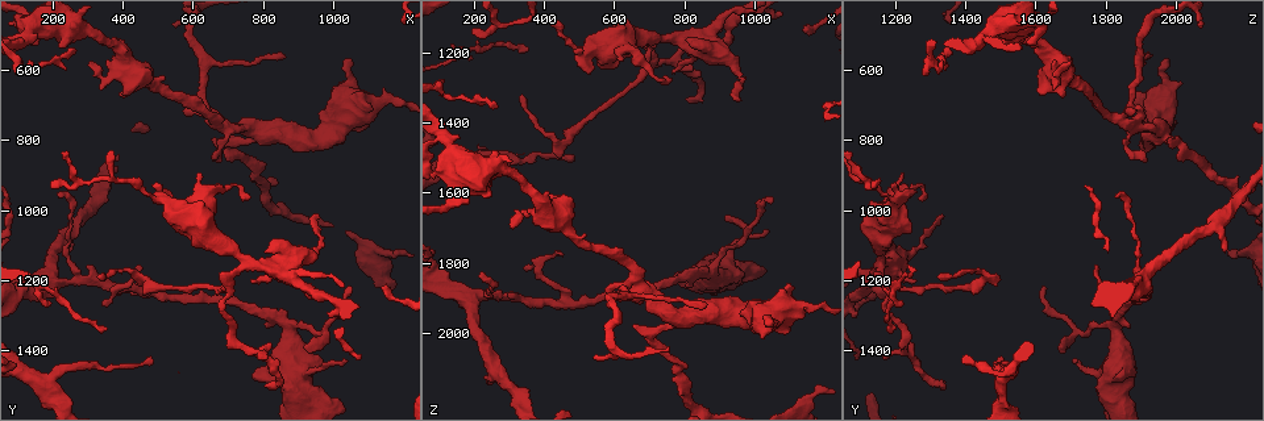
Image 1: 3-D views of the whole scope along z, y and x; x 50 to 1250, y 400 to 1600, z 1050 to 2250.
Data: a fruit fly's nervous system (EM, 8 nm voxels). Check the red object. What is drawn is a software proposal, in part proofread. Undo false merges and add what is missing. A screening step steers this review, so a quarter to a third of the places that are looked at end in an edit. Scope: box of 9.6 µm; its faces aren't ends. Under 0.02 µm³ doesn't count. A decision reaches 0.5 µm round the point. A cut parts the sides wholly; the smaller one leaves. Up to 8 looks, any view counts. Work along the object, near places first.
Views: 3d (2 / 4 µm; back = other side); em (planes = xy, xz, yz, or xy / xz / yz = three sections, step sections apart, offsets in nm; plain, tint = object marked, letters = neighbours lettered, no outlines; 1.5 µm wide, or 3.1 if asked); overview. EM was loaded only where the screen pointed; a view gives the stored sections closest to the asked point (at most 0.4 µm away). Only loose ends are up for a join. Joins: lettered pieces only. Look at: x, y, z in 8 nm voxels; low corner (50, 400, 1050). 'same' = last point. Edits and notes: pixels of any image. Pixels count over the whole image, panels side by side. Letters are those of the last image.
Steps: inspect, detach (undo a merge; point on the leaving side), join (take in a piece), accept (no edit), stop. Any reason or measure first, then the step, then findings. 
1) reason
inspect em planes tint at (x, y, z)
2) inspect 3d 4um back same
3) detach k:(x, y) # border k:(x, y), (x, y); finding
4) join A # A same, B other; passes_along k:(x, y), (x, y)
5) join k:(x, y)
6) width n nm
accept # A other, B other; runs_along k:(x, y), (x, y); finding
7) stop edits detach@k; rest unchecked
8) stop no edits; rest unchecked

tapers out
inspect em xz step 4 letters at (190, 930, 1130)

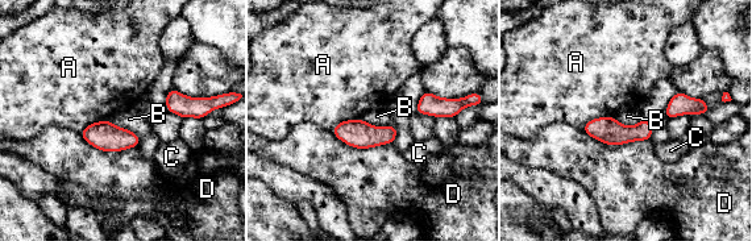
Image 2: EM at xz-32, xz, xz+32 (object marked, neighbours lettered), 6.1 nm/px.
width 80 nm
accept # A other, B other, C other, D other; border 2:(613, 116), (593, 117), (582, 129); none of them fits

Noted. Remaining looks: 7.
inspect em planes plain at (860, 570, 1920)

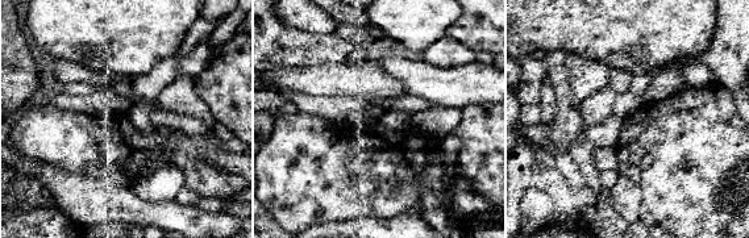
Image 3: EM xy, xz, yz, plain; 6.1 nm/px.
what lies round it
inspect em planes letters same

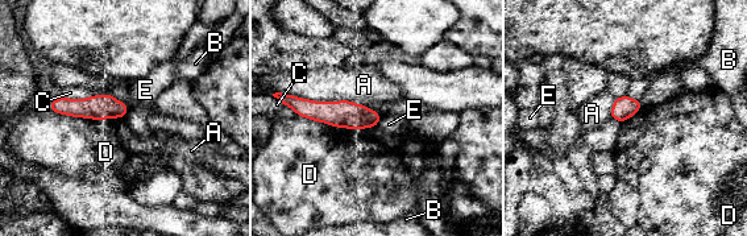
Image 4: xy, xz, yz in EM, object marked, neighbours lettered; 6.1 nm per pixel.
accept # A other, B other, C other, D other, E other; none of them fits

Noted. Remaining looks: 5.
branch stops here
inspect em yz step 8 letters at (1050, 1220, 1610)

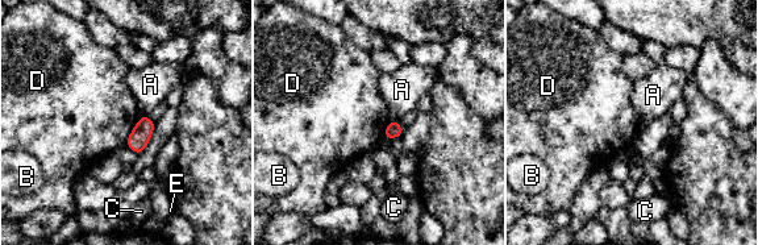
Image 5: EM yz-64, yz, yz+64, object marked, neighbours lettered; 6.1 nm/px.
inspect em xy step 8 letters same

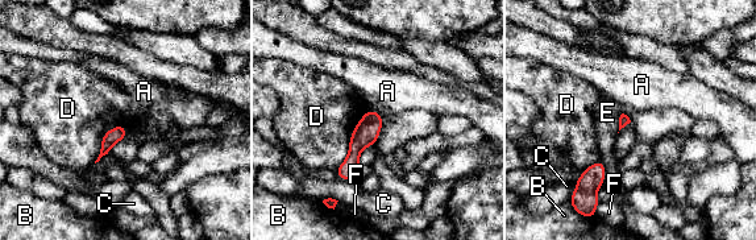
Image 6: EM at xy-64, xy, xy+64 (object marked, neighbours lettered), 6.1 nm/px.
accept # A other, B other, C other, D other, E other, F other; runs_along 6:(372, 114), (352, 164), (341, 176); no lettered piece goes on from it

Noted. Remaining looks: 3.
stop no edits; rest unchecked

